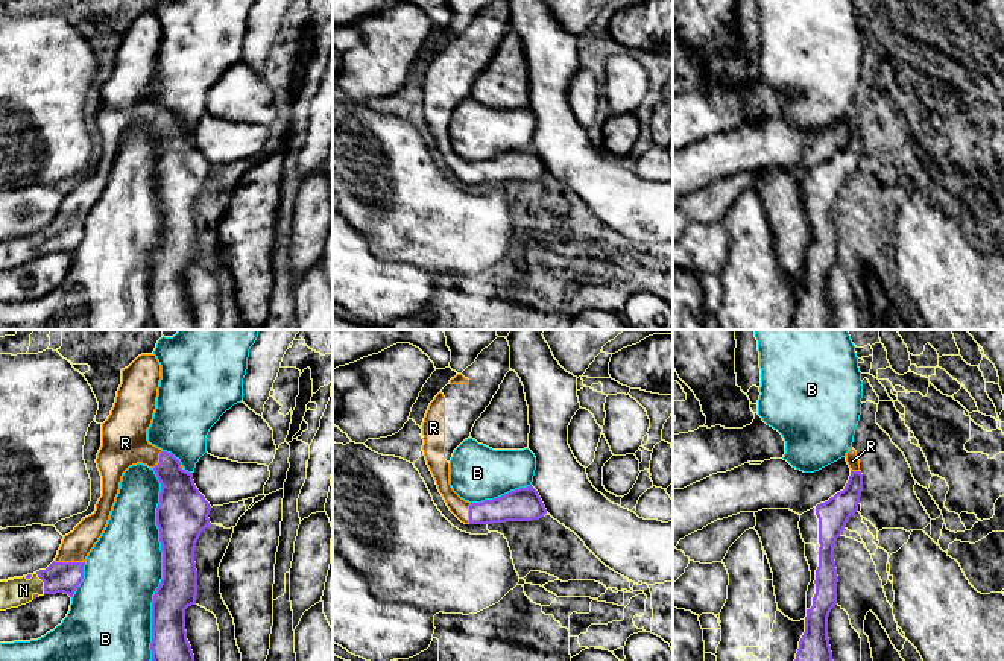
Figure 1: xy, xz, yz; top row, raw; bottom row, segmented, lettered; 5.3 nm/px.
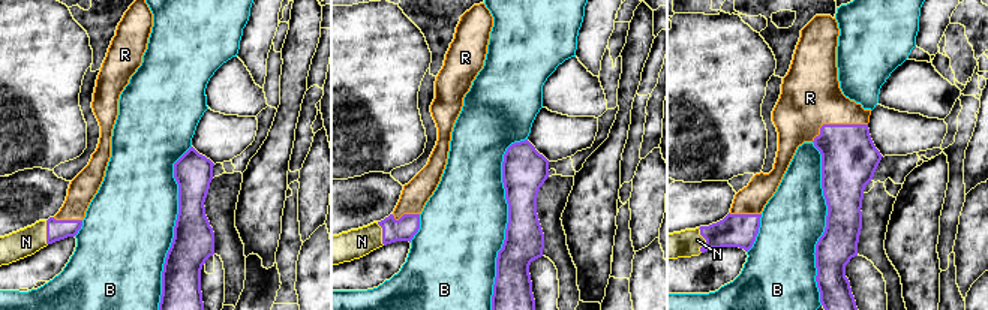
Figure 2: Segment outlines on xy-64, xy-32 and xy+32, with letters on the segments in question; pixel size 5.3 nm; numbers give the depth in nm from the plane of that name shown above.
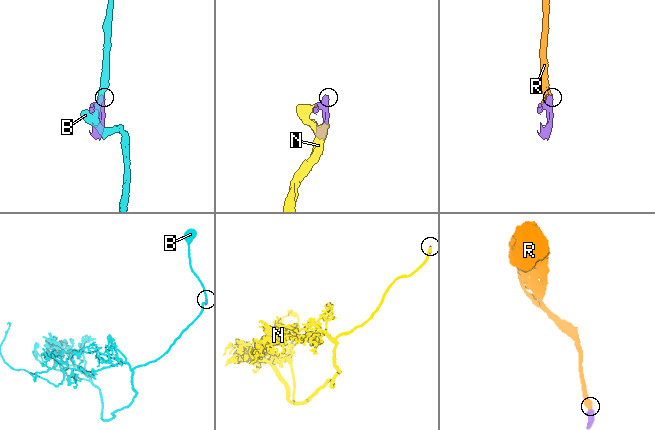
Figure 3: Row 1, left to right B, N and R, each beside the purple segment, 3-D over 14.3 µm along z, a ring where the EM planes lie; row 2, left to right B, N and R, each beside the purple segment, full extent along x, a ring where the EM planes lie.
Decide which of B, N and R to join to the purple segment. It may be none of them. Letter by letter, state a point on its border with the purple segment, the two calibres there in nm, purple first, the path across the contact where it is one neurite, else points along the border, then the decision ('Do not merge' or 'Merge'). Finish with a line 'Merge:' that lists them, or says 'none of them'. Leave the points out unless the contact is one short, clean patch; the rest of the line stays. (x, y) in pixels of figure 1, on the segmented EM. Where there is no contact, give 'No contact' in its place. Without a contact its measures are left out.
B: Touches purple at xy (163, 564). Thickness 240 nm (purple) against 400 nm. Do not merge
N: Touches purple at xy (44, 584). Thickness 160 nm (purple) against 150 nm. Merge
R: Touches purple at xy (69, 562). Thickness 160 nm (purple) against 150 nm. Merge
Merge: N, R

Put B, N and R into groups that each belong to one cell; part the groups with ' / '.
B / N R

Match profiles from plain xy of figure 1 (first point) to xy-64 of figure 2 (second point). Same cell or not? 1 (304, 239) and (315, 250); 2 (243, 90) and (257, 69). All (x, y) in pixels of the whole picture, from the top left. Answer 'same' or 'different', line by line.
1: different
2: different

